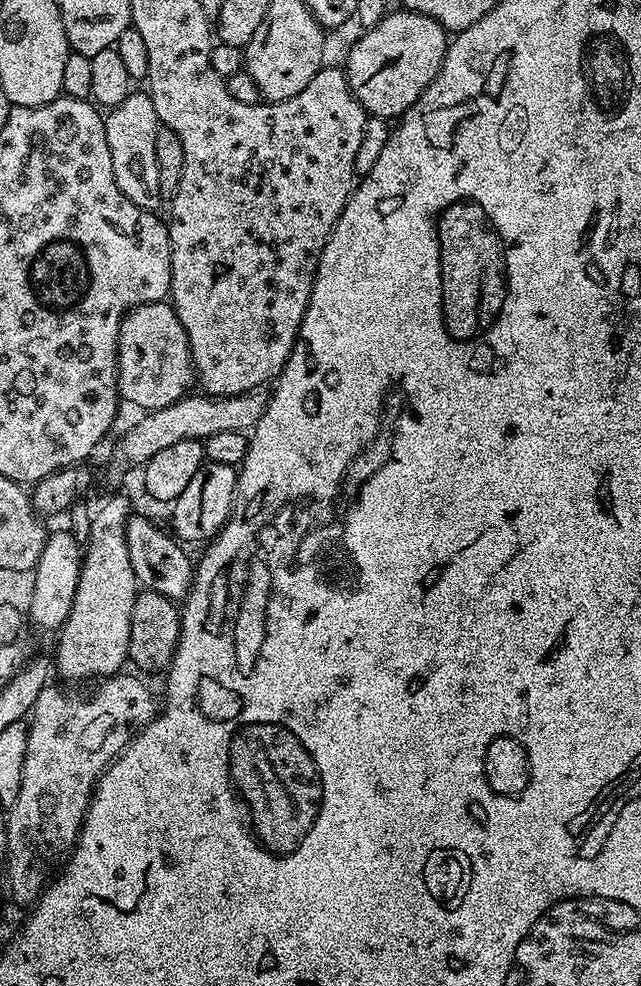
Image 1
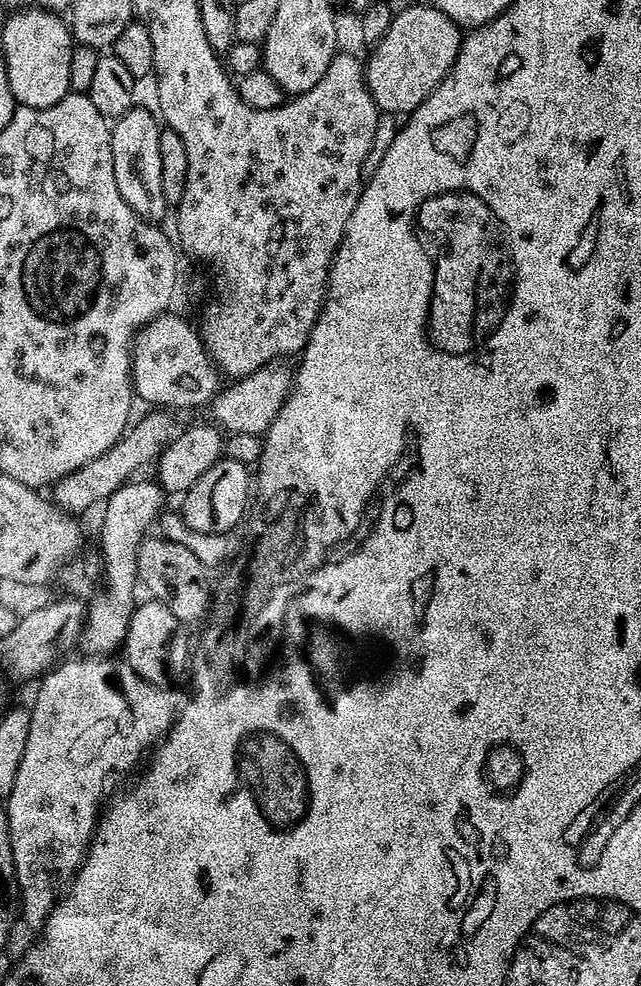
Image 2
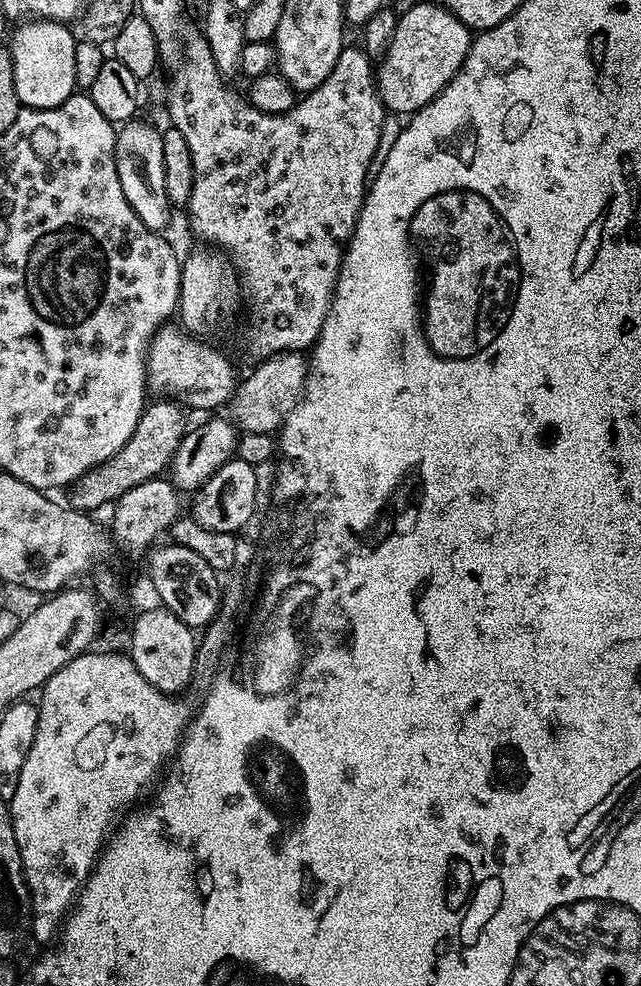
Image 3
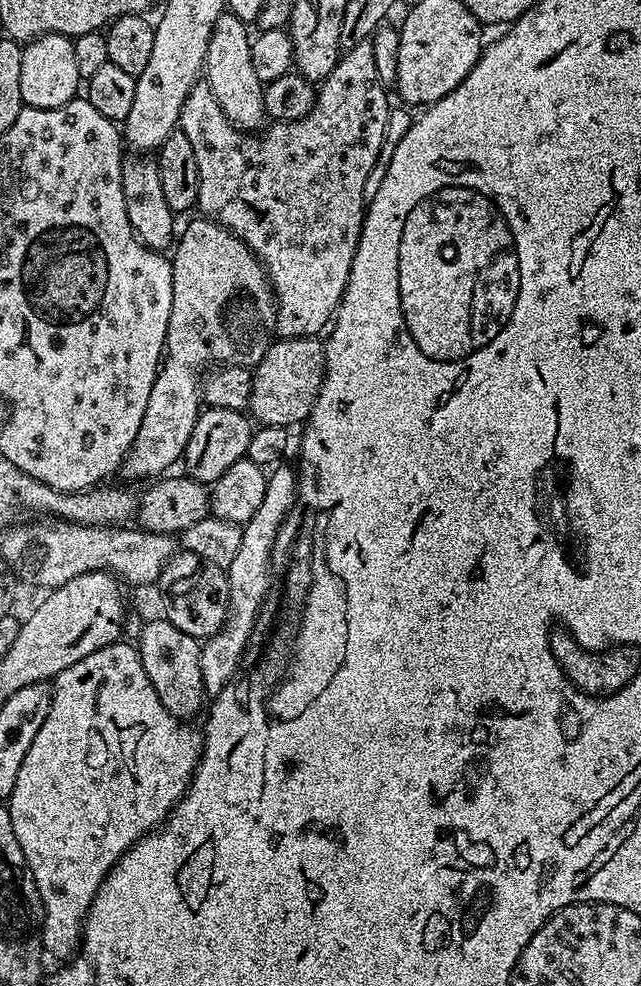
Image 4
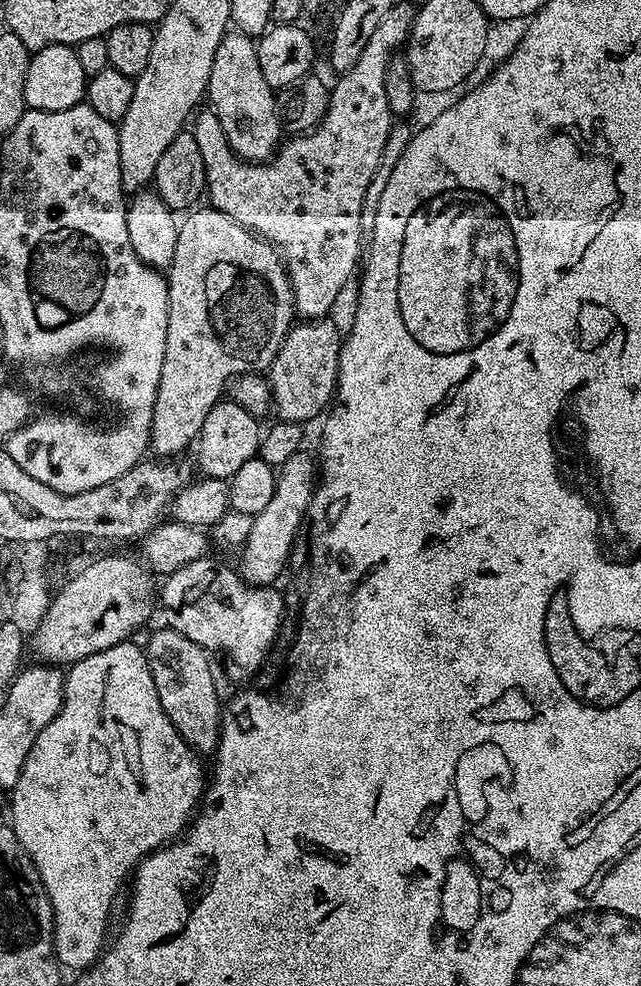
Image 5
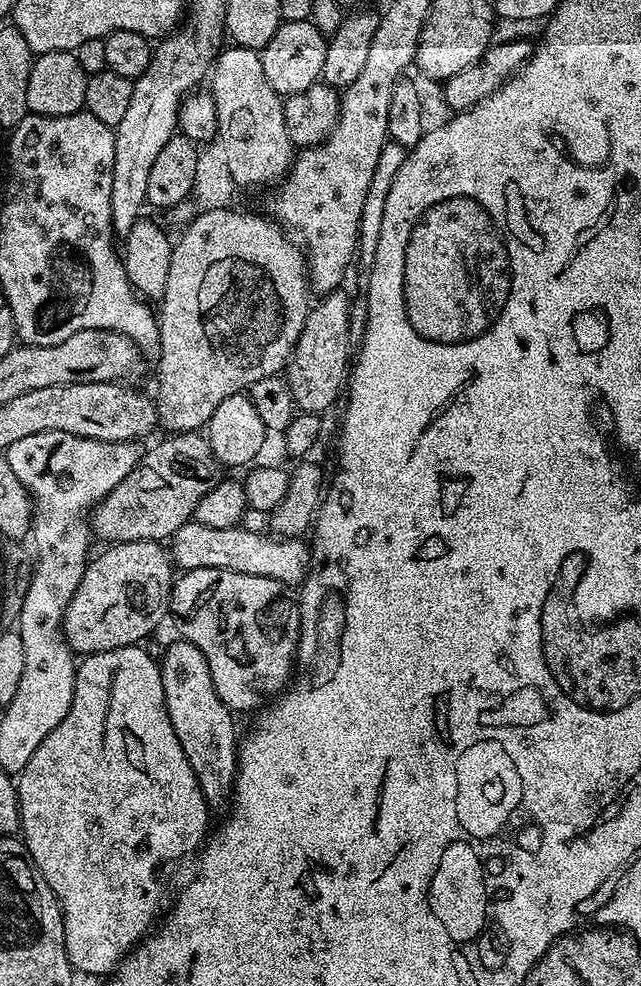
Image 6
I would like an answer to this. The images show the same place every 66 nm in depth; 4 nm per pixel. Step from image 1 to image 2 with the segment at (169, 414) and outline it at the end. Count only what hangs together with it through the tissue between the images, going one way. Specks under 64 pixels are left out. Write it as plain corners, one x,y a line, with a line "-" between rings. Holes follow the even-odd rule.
280,362
270,363
254,370
254,374
233,379
229,388
227,385
217,392
210,405
211,423
228,434
254,434
263,437
292,391
293,373
289,369
287,372
282,365

